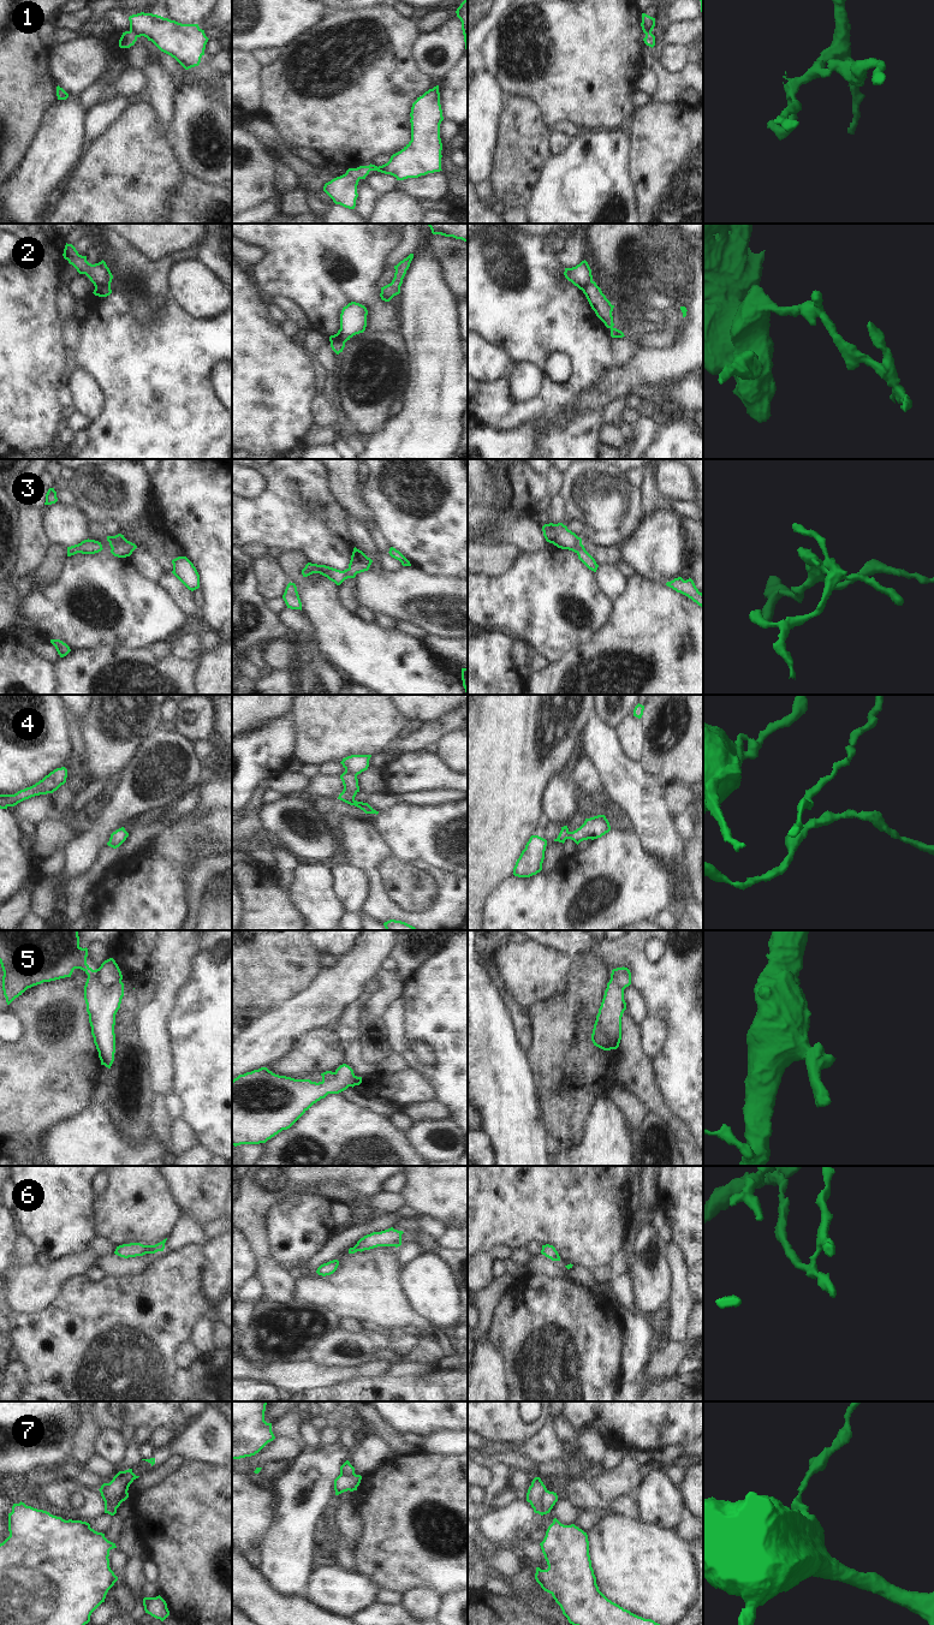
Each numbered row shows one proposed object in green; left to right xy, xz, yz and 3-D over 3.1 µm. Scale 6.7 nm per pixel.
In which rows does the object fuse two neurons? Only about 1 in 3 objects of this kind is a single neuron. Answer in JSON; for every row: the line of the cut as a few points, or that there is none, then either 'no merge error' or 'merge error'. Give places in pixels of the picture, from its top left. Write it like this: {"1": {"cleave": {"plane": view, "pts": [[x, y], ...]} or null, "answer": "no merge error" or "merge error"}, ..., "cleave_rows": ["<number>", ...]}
{"1": {"cleave": {"plane": "xy", "pts": [[130, 30], [136, 39]]}, "answer": "merge error"}, "2": {"cleave": {"plane": "xy", "pts": [[95, 285], [102, 285], [109, 290]]}, "answer": "merge error"}, "3": {"cleave": null, "answer": "no merge error"}, "4": {"cleave": null, "answer": "no merge error"}, "5": {"cleave": {"plane": "xy", "pts": [[88, 975], [91, 975], [105, 987], [112, 987], [120, 981]]}, "answer": "merge error"}, "6": {"cleave": null, "answer": "no merge error"}, "7": {"cleave": {"plane": "xy", "pts": [[126, 1490], [113, 1498], [105, 1512]]}, "answer": "merge error"}, "cleave_rows": ["1", "2", "5", "7"]}

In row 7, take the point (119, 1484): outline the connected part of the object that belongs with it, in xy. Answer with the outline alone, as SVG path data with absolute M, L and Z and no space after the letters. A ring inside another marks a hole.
M132 1469L119 1471L109 1483L103 1483L99 1490L103 1496L113 1500L125 1494L130 1484L138 1477L132 1472Z

